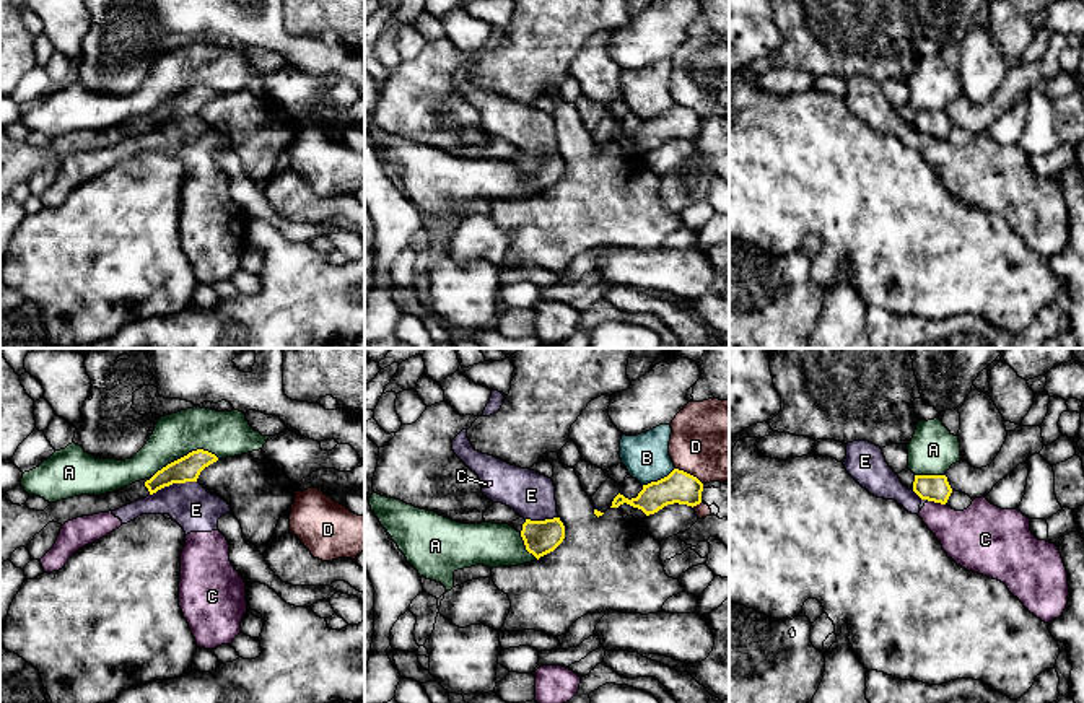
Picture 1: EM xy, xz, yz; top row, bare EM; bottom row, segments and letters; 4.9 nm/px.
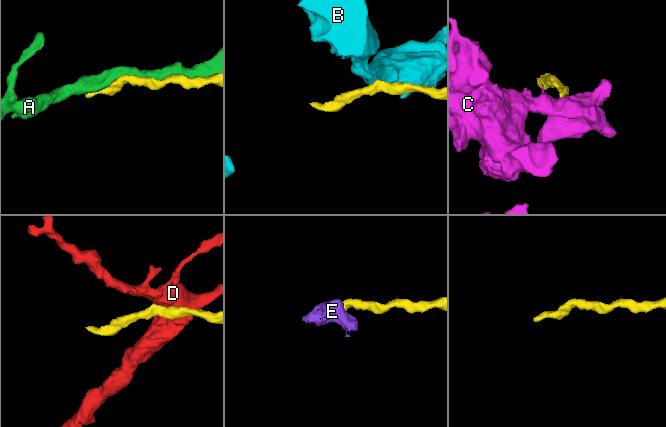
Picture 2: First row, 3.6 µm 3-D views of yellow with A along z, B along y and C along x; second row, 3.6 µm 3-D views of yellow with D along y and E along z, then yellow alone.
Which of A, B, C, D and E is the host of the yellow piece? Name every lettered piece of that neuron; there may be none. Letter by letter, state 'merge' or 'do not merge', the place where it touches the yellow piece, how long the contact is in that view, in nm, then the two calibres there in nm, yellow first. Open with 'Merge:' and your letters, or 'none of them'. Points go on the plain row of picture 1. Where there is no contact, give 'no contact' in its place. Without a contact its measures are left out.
Merge: none of them
A: do not merge | xy (184, 91) | 340 nm | 130/220 nm
B: do not merge | xz (658, 116) | 180 nm | 160/220 nm
C: do not merge | yz (936, 137) | 90 nm | 130/280 nm
D: do not merge | xz (689, 109) | 170 nm | 160/400 nm
E: do not merge | xy (173, 117) | 240 nm | 130/220 nm

